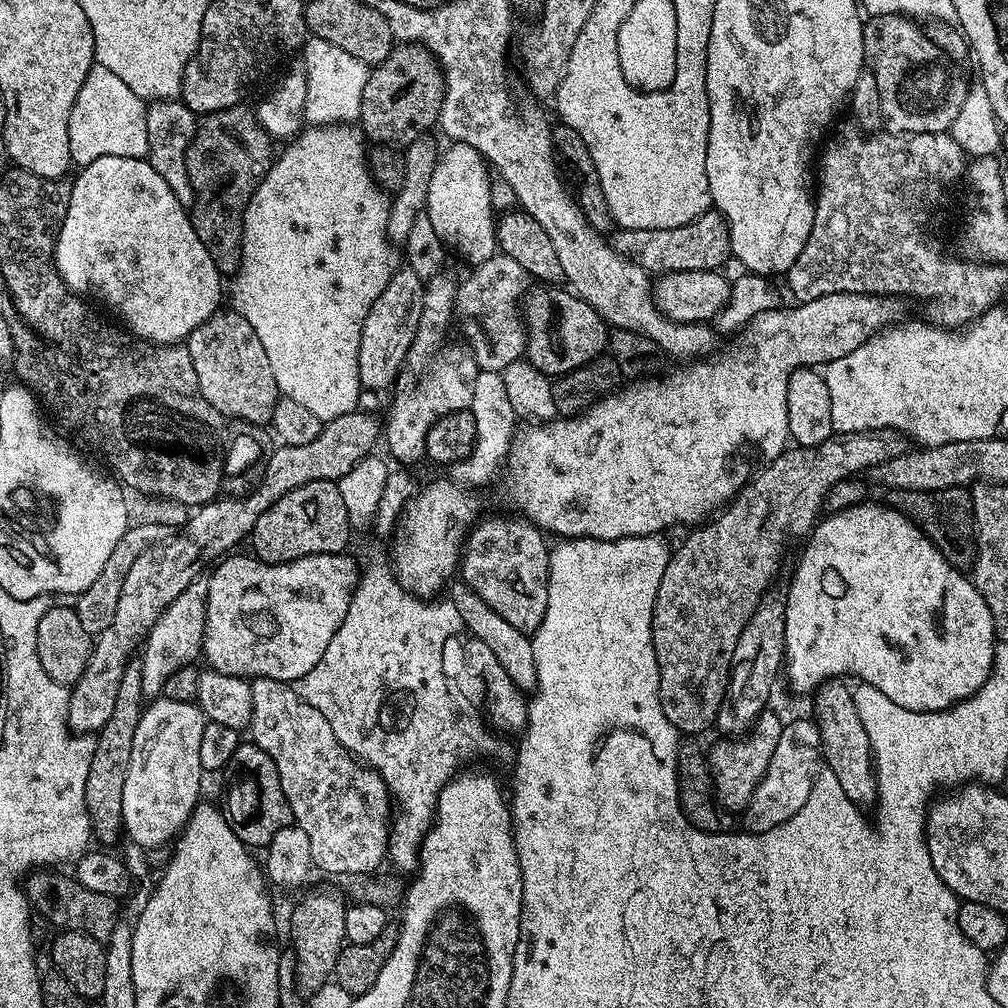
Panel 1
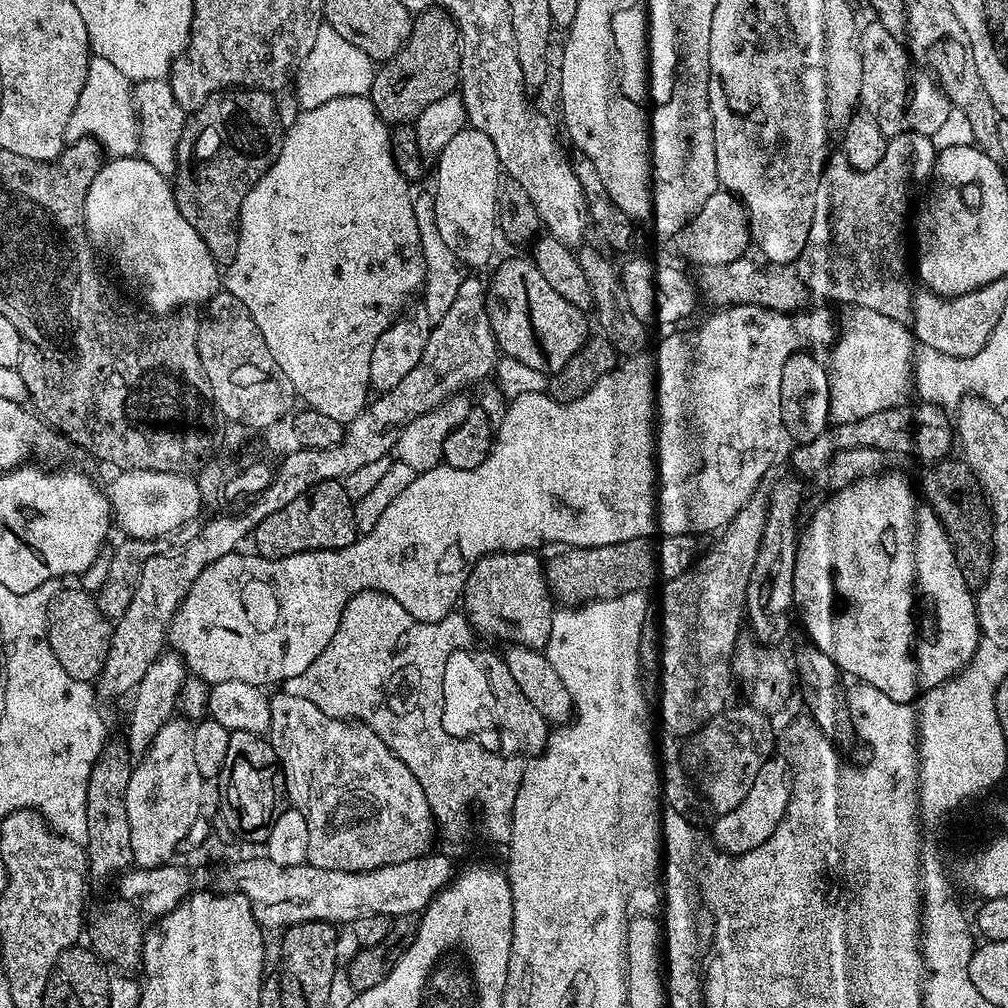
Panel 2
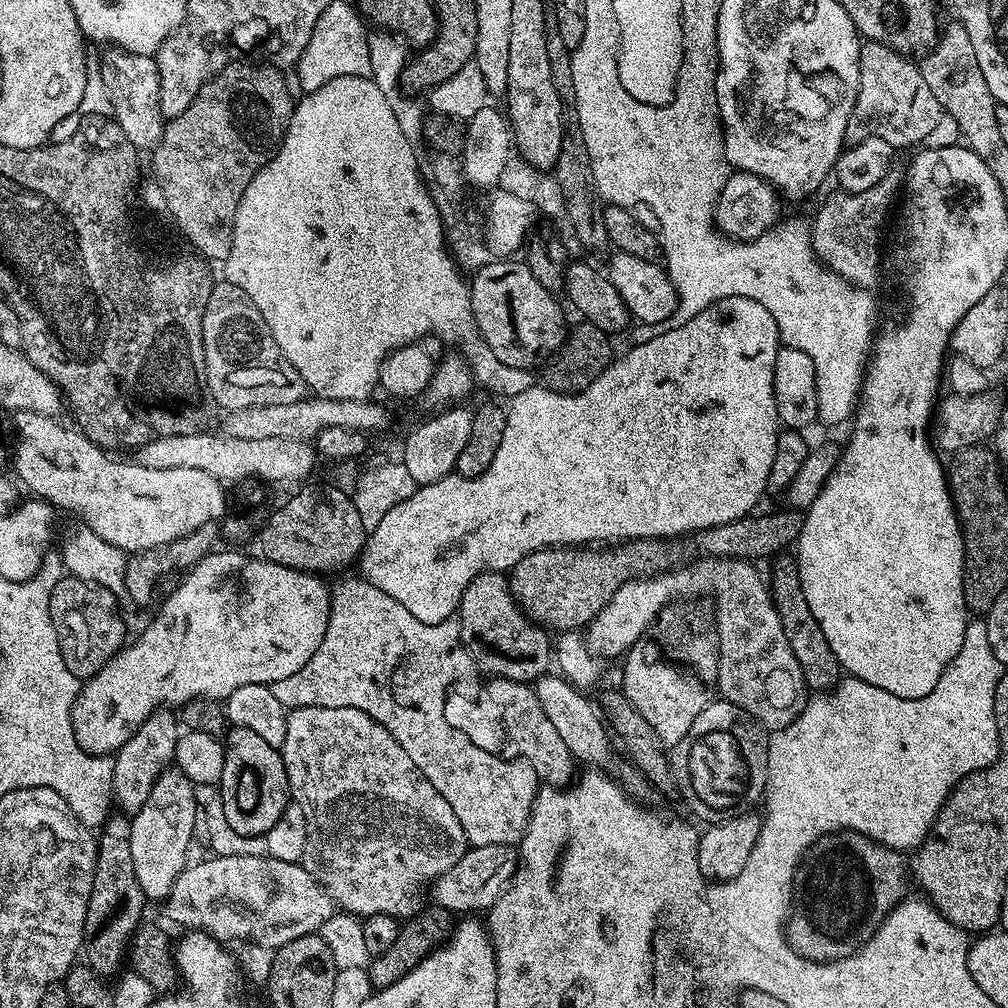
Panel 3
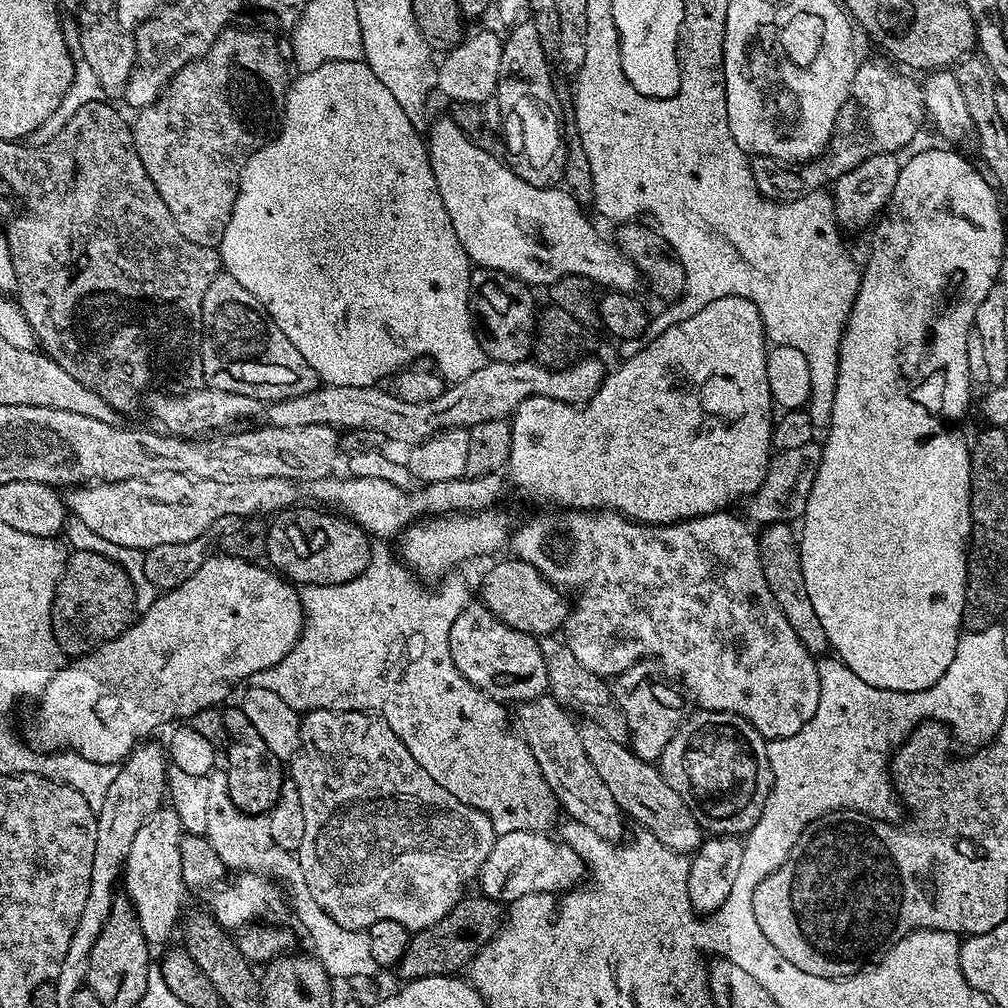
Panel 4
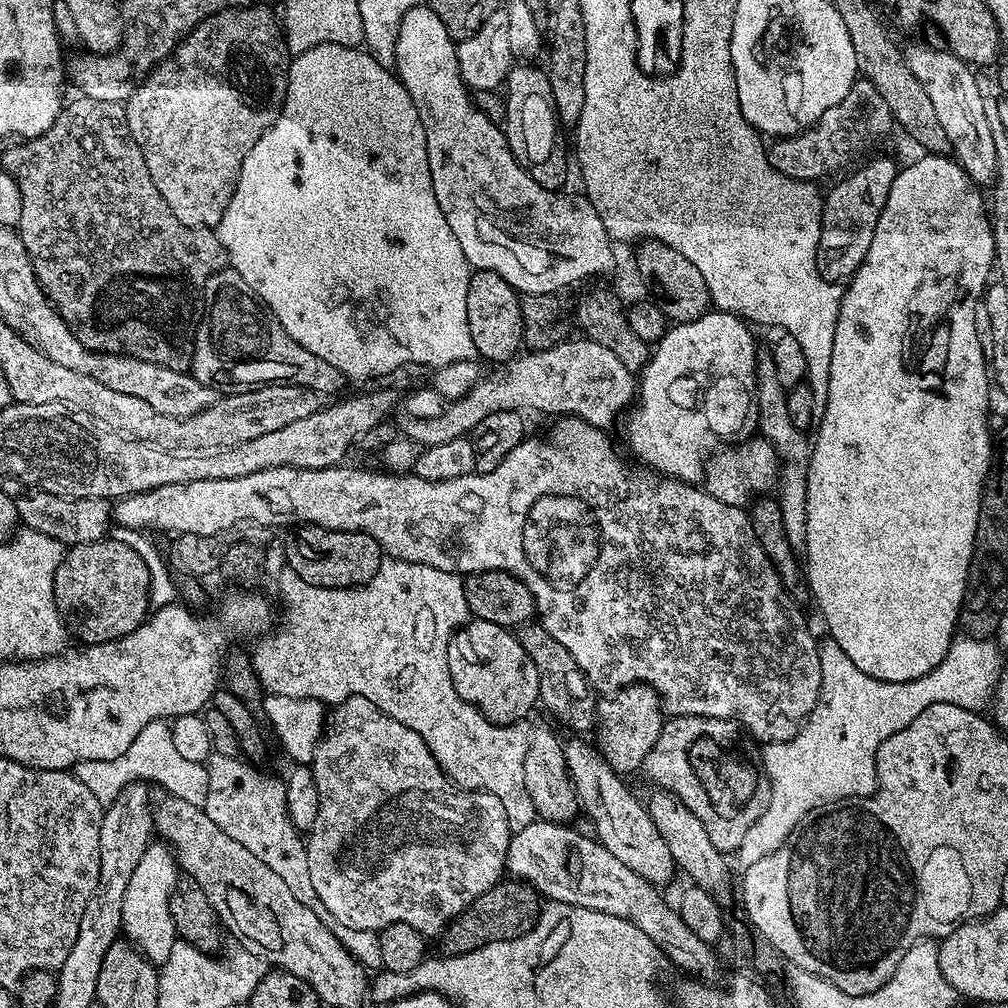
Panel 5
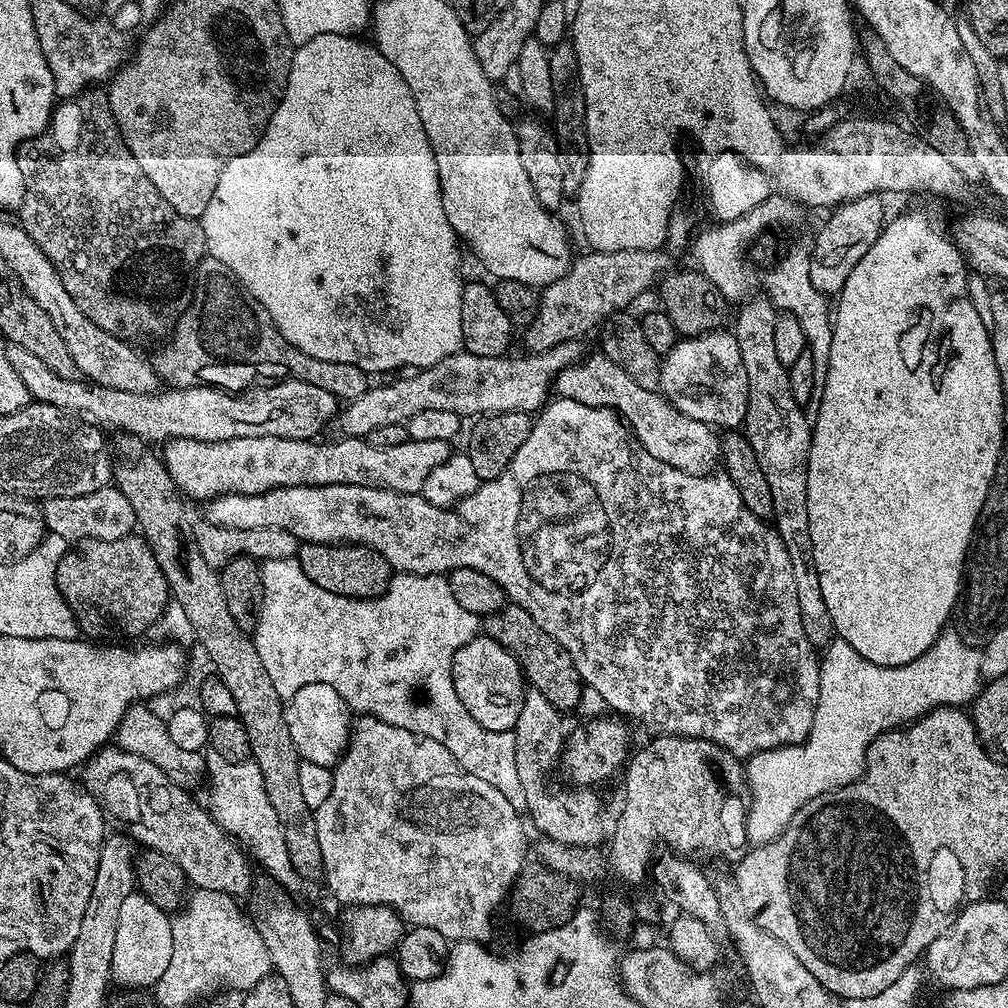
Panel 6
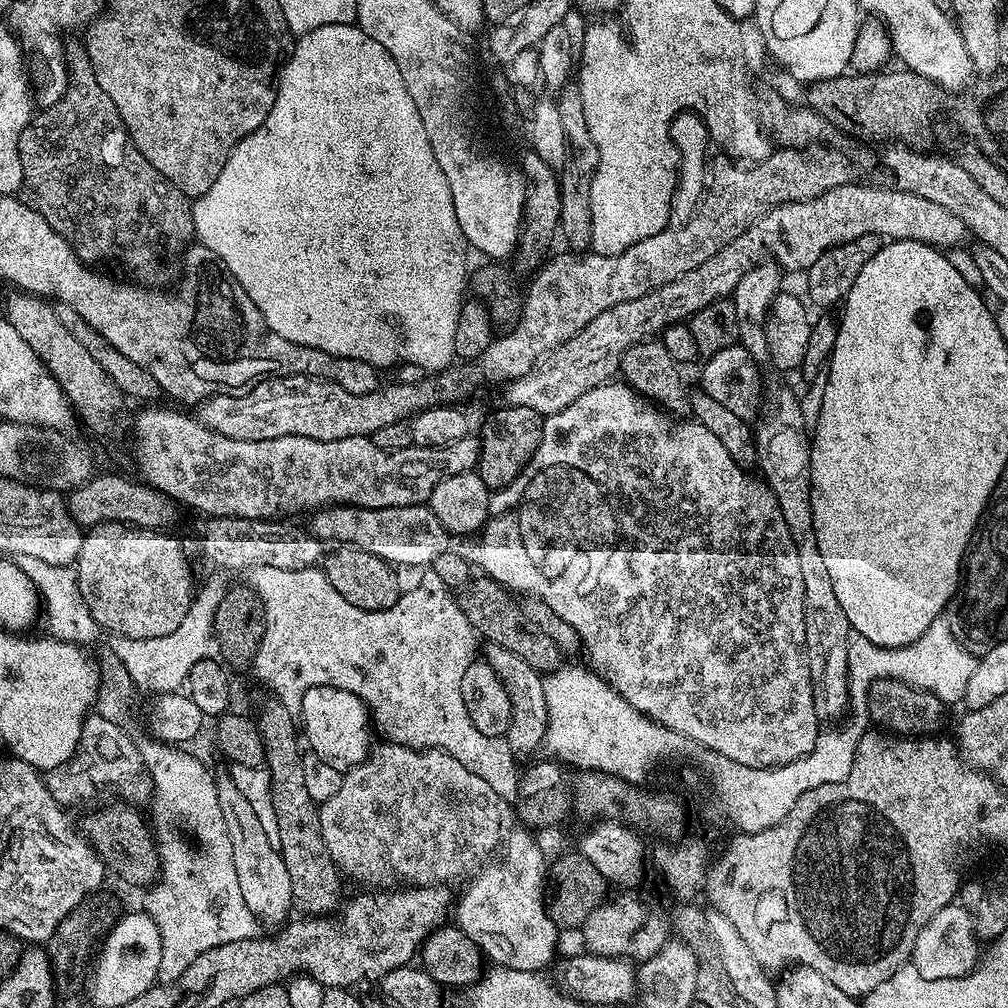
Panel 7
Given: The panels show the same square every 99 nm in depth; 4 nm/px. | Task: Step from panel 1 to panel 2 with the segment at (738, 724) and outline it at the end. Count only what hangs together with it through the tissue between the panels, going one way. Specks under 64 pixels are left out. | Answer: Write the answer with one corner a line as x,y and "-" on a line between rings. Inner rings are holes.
799,475
784,476
772,492
767,493
768,513
766,526
754,558
754,570
750,570
750,582
746,590
746,624
752,627
751,639
769,646
783,645
794,616
794,566
798,543
799,507
806,495
805,481

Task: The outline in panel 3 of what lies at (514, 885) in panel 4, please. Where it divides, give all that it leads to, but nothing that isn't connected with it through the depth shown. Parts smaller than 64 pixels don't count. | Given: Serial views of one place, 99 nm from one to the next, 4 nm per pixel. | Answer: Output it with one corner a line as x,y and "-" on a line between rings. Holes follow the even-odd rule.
513,845
469,847
467,854
431,885
430,896
436,899
433,900
435,907
445,908
447,912
480,914
498,903
509,884
515,881
517,871
518,852

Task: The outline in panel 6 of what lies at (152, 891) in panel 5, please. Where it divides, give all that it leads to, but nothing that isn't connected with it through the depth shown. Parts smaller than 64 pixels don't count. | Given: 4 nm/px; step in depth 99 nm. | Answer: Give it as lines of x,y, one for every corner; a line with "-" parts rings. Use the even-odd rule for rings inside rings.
139,891
128,893
122,902
122,910
118,910
118,938
114,938
114,954
112,955
112,980
120,983
128,990
148,990
162,978
166,966
170,966
170,958
174,954
174,938
172,937
172,922
169,913
164,912
150,898

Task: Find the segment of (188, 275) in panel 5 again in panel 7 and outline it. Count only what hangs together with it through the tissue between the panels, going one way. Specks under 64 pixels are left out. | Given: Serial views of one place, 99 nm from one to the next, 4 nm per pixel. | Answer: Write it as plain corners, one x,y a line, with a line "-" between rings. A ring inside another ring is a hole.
69,47
66,56
71,63
68,64
68,89
65,90
64,96
54,106
43,109
35,117
34,122
29,124
26,130
22,130
22,134
18,138
18,154
22,158
22,178
24,179
23,199
35,212
42,214
42,218
46,218
46,222
50,222
52,229
62,236
64,241
75,250
76,257
84,261
85,264
100,266
103,260
117,260
132,275
129,277
135,283
153,290
167,289
169,287
167,284
171,285
177,279
178,265
181,263
185,250
194,240
192,231
193,201
186,194
182,194
182,190
178,190
166,178
162,178
162,174
158,174
158,170
154,170
154,166
150,166
150,162
146,162
146,158
136,149
118,110
114,110
114,102
110,102
106,90
102,90
102,86
98,86
98,78
94,78
94,66
90,66
84,61
83,47

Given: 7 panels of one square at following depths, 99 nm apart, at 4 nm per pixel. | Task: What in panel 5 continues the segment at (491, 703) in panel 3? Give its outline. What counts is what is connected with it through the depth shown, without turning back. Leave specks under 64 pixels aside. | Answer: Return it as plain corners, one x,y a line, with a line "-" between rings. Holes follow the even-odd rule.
572,738
564,744
564,757
568,767
568,776
576,785
576,796
580,799
583,815
592,819
591,831
602,846
611,854
655,886
663,886
672,875
677,875
676,862
666,846
658,826
650,818
647,807
636,801
636,796
624,785
625,777
614,771
604,761
603,756
584,738

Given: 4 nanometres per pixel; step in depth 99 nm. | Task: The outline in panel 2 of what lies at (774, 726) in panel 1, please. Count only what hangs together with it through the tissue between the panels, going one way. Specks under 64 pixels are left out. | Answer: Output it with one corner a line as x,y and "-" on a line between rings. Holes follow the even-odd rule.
729,706
719,712
710,722
706,722
687,741
682,752
685,768
692,783
700,790
713,813
734,810
750,794
758,770
767,760
773,759
772,747
777,747
778,736
772,733
772,724
765,713
751,706
735,708

